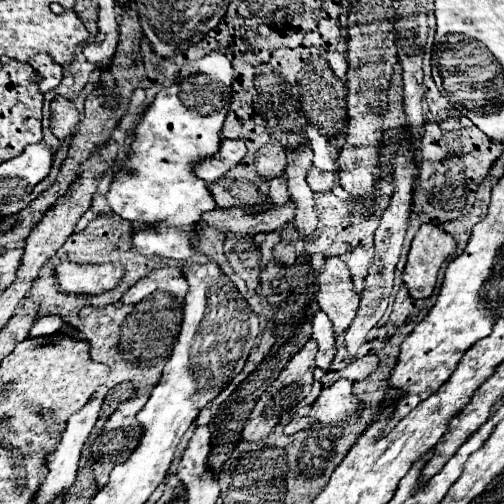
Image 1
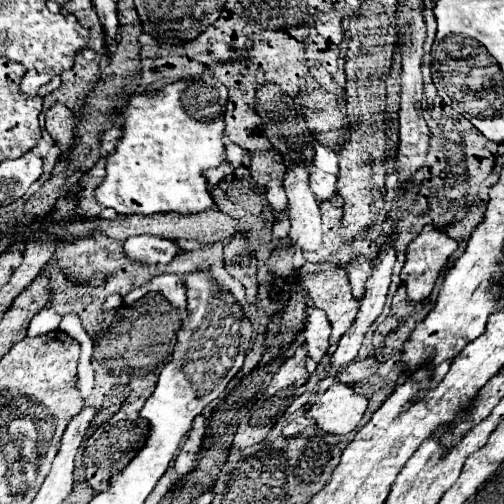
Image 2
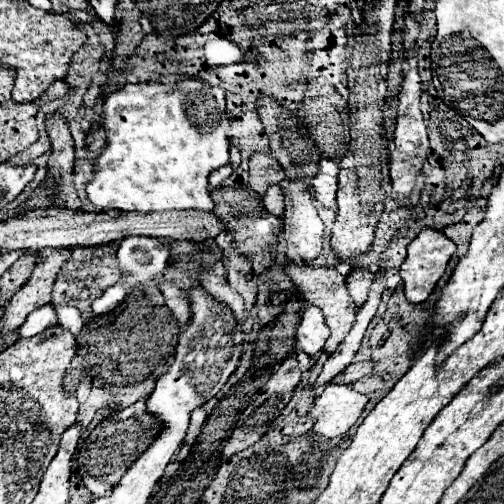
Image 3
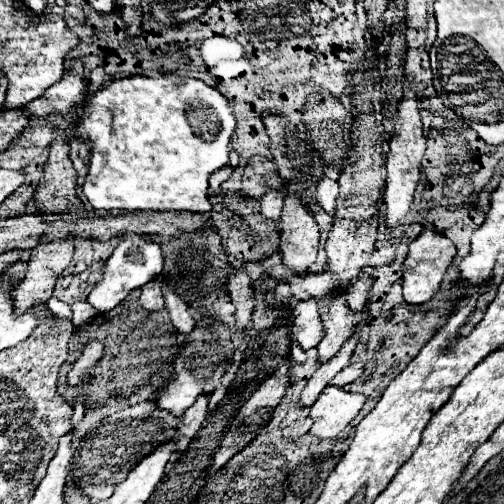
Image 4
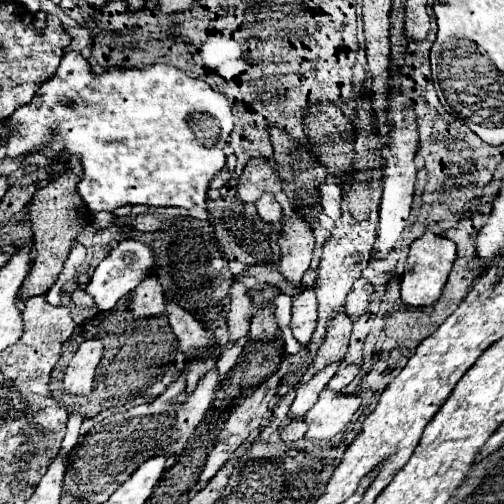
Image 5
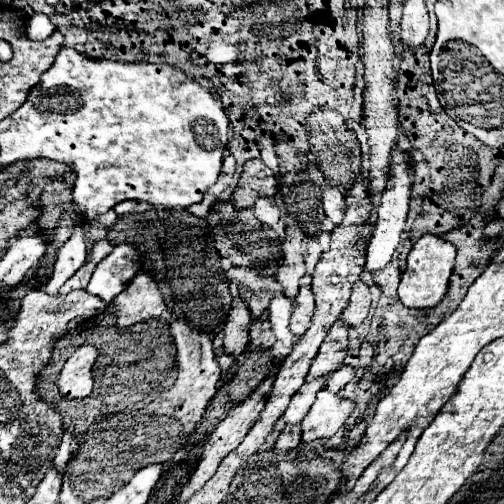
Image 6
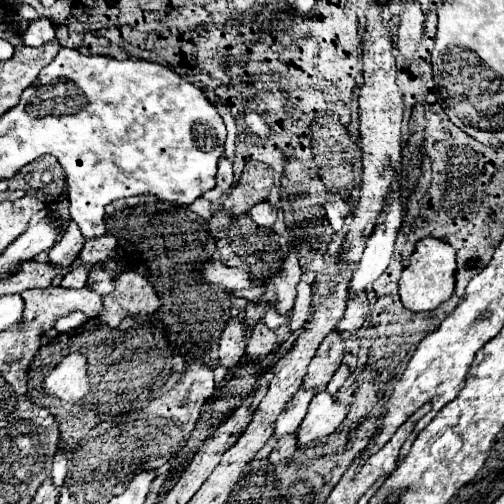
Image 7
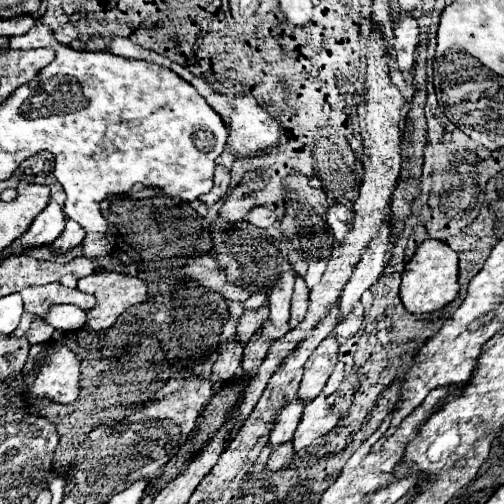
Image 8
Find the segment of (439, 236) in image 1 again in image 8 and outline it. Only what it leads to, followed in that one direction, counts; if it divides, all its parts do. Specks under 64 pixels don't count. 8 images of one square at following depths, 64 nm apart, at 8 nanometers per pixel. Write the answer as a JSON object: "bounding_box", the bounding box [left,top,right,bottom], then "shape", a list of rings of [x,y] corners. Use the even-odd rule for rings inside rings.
{"bounding_box":[400,240,458,314],"shape":[[[424,240],[414,258],[404,266],[400,298],[408,312],[428,314],[444,308],[458,296],[458,256],[456,252],[440,240]]]}

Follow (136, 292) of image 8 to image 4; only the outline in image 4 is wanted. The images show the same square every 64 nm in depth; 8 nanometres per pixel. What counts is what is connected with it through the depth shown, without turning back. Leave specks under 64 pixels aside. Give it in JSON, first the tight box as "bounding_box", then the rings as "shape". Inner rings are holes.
{"bounding_box":[140,280,164,312],"shape":[[[150,280],[140,288],[140,306],[146,312],[156,312],[164,308],[164,296],[162,296],[162,284],[158,280]]]}

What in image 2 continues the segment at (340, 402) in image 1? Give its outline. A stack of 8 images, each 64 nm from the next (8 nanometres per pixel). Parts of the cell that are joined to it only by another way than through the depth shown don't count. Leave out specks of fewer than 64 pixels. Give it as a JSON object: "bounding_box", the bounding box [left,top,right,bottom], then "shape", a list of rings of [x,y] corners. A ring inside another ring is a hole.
{"bounding_box":[308,382,368,434],"shape":[[[336,382],[324,394],[318,396],[308,416],[316,420],[316,426],[326,434],[348,434],[364,416],[368,398],[356,394],[352,386]]]}

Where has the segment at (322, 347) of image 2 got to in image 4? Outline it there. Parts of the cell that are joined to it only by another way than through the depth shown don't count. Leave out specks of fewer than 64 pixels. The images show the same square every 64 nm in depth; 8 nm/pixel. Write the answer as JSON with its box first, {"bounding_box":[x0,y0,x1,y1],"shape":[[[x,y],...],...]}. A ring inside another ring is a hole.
{"bounding_box":[290,298,324,348],"shape":[[[308,298],[300,300],[292,306],[292,324],[290,324],[292,338],[304,348],[314,348],[324,336],[320,312],[318,312],[318,302]]]}

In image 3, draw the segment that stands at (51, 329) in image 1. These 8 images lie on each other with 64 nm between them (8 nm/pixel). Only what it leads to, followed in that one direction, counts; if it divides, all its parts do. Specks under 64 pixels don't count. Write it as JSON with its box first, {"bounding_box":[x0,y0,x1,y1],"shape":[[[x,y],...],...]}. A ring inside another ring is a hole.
{"bounding_box":[16,304,58,340],"shape":[[[47,304],[28,314],[26,322],[20,326],[20,332],[16,332],[16,338],[22,340],[22,338],[36,336],[36,334],[40,334],[42,330],[46,330],[46,328],[50,328],[54,324],[58,324],[56,312],[54,312],[50,304]]]}

